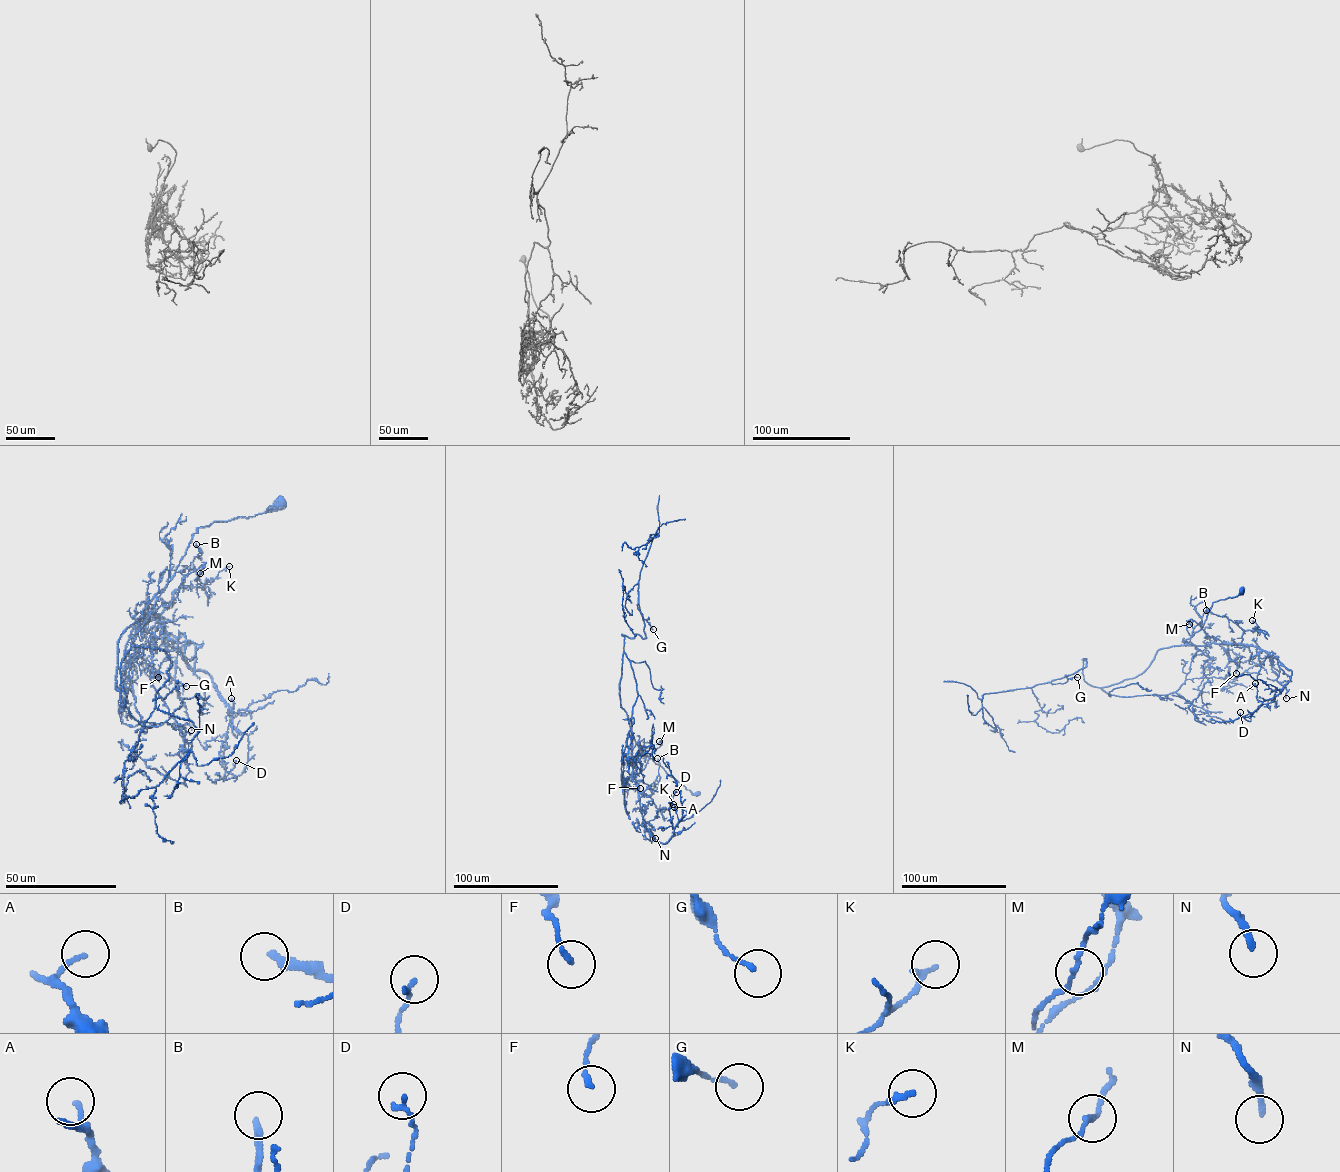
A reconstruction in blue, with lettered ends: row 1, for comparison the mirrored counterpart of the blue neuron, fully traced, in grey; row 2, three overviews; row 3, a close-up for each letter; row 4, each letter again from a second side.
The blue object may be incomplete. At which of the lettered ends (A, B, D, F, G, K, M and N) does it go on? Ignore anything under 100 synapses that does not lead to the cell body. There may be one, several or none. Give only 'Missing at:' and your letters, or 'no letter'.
Missing at: no letter

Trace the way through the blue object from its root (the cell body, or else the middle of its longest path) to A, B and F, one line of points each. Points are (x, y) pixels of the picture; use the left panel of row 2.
A: (282, 502), (199, 527), (143, 609), (209, 675), (237, 736), (231, 698)
B: (282, 502), (199, 527), (141, 618), (168, 605), (200, 552), (196, 544)
F: (282, 502), (193, 534), (172, 579), (130, 632), (158, 677)

